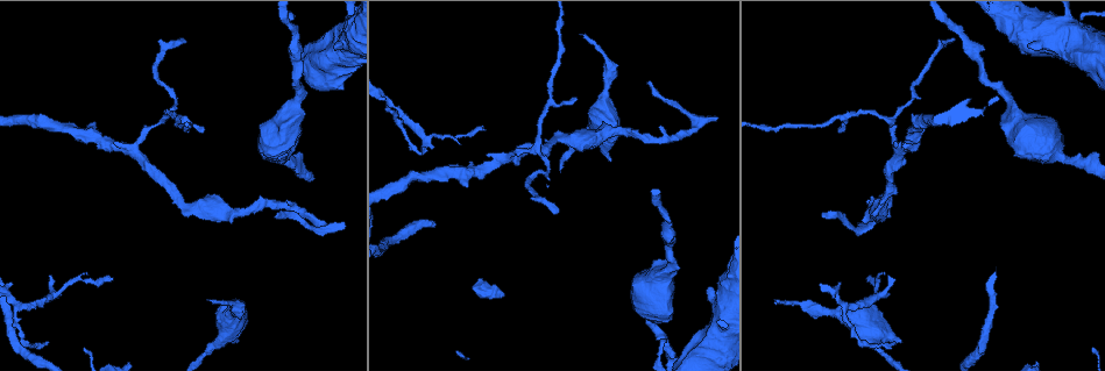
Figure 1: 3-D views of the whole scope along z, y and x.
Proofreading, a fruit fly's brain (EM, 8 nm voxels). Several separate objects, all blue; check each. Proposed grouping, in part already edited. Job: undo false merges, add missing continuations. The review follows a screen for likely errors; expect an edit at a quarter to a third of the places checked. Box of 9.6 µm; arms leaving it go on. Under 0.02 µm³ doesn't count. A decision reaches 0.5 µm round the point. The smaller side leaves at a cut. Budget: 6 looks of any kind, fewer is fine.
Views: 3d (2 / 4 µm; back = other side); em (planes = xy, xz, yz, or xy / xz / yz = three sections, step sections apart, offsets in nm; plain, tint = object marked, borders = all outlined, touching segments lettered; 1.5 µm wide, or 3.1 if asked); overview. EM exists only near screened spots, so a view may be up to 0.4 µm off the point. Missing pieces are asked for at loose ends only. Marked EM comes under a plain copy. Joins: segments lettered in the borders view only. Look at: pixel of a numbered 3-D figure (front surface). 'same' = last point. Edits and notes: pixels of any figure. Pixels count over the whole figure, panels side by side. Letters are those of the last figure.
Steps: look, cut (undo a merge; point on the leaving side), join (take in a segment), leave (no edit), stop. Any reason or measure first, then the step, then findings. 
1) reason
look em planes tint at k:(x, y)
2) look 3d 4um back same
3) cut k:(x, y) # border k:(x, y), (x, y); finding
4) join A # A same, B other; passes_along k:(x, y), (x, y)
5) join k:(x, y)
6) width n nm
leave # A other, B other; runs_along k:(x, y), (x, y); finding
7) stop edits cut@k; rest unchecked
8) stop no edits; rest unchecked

look em xy step 4 borders at 1:(209, 299)

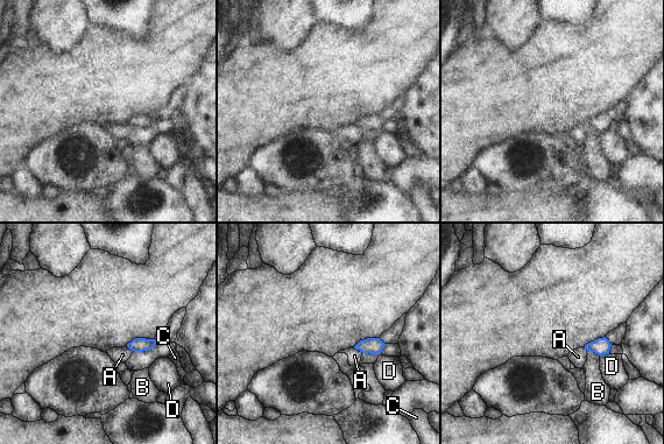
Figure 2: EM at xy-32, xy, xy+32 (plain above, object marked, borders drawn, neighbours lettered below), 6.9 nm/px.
leave # A other, B other, C other, D other; border 2:(353, 347), (362, 352); no lettered segment goes on from it

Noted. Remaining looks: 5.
abrupt turn
look em xz step 4 tint at 1:(863, 228)

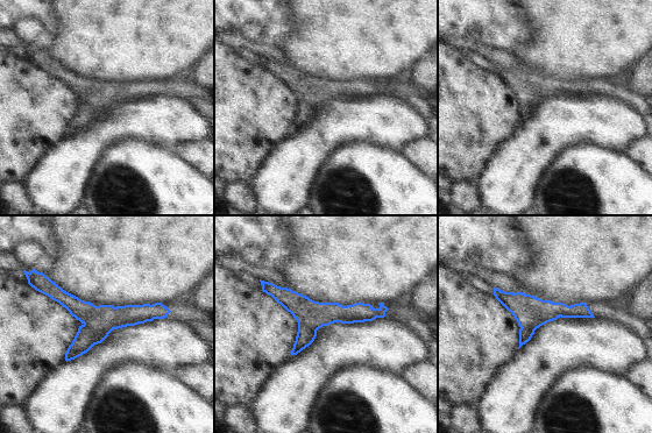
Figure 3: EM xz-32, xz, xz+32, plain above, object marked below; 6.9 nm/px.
look em planes tint same

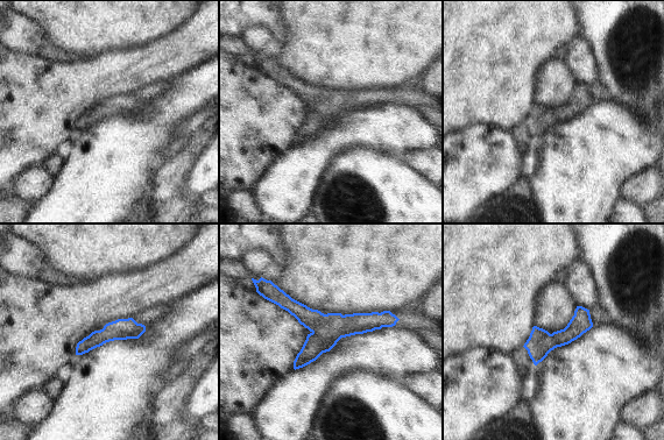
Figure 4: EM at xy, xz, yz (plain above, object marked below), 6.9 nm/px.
see the neighbours
look em planes borders same

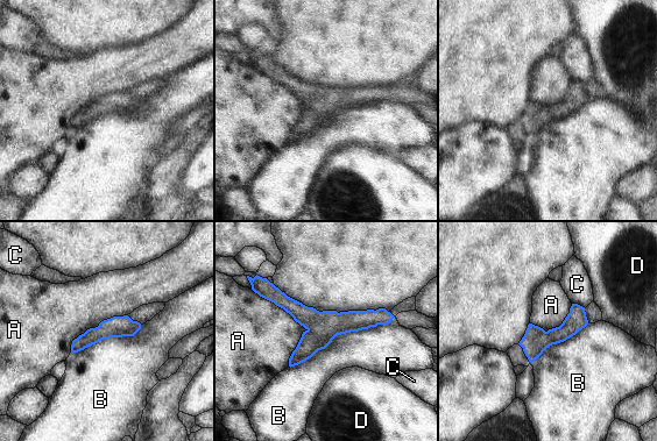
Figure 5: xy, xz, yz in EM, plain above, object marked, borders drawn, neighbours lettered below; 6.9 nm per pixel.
leave # A other, B other, C other, D other; border 5:(394, 317), (338, 334), (289, 367); one cell here

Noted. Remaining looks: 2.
narrows sharply
look em xz step 4 borders at 1:(963, 31)

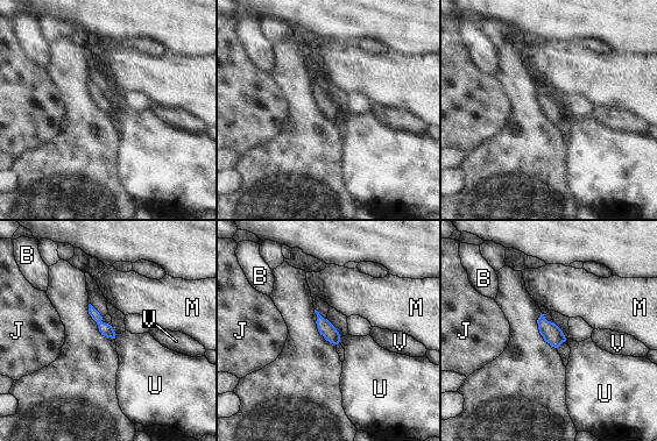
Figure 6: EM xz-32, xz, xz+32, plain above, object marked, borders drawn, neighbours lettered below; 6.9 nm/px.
leave # B other, J other, M other, U other, V other; border 6:(340, 338), (338, 342); one cell here

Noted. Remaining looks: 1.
stop no edits; rest unchecked

